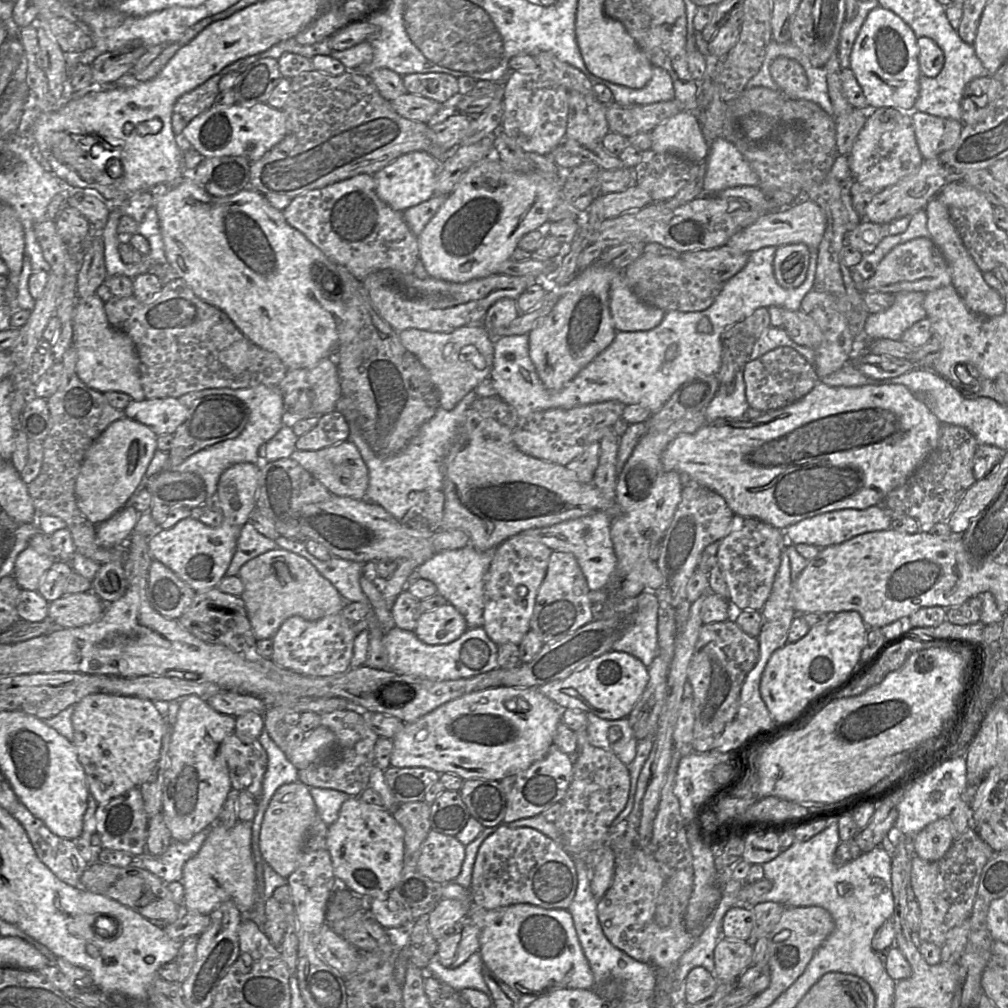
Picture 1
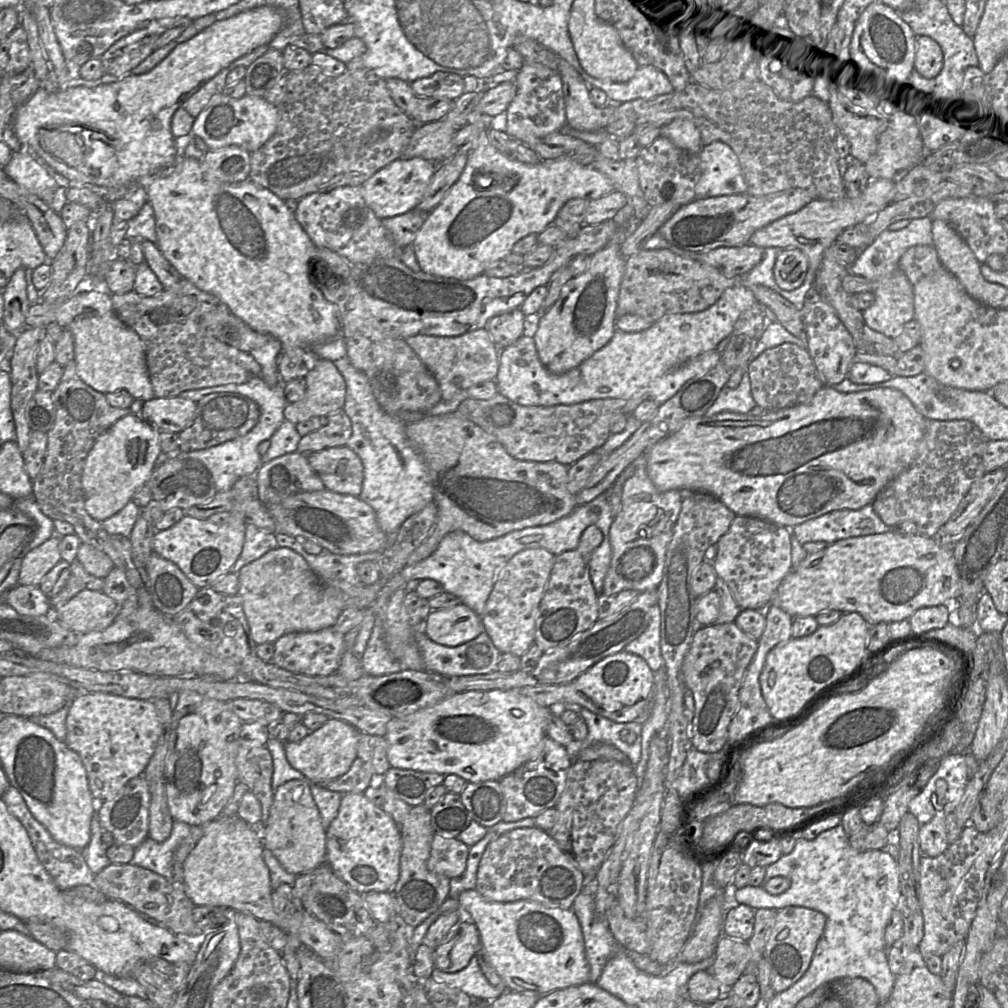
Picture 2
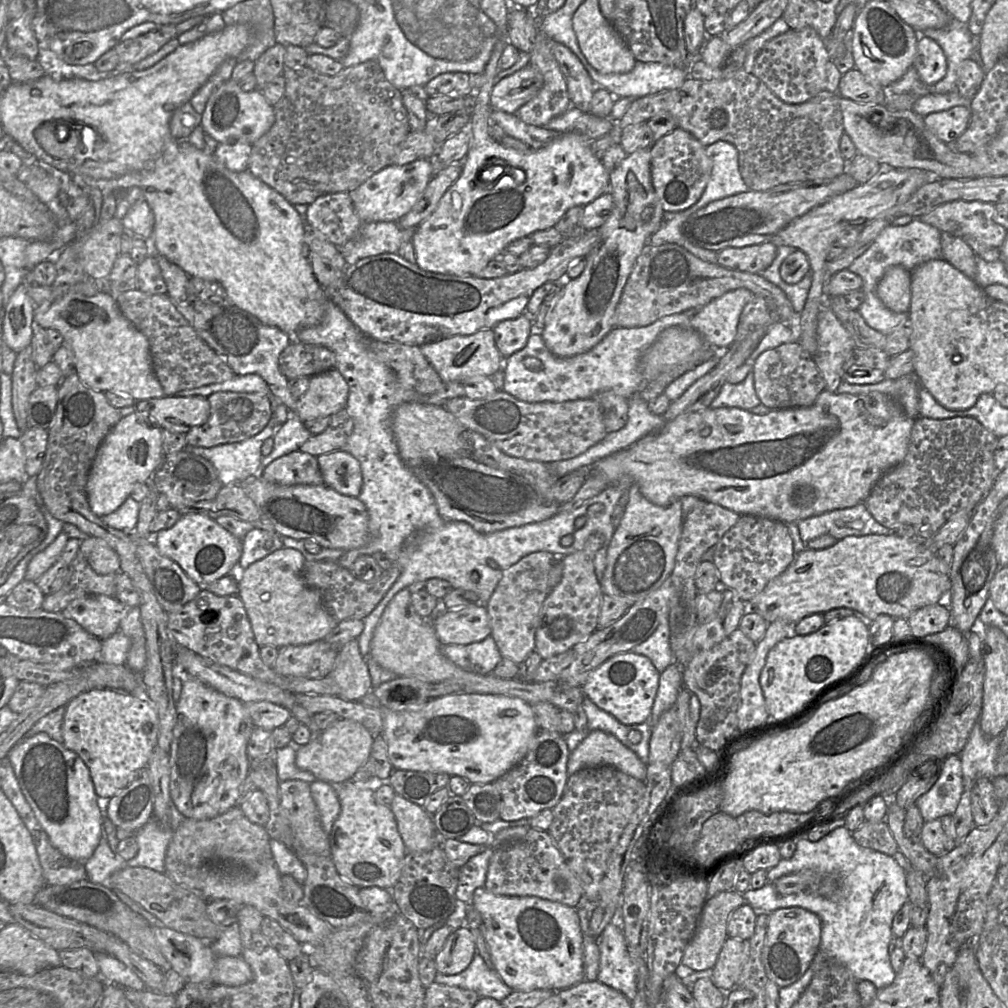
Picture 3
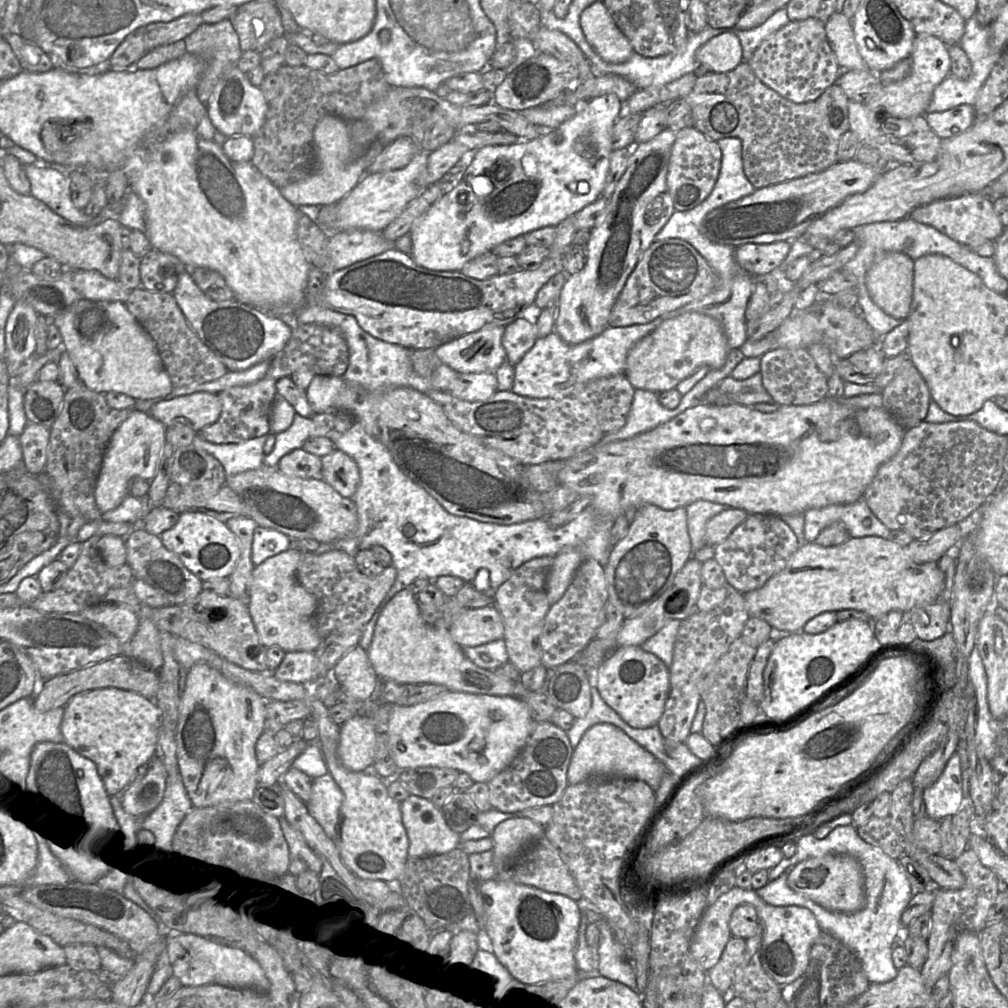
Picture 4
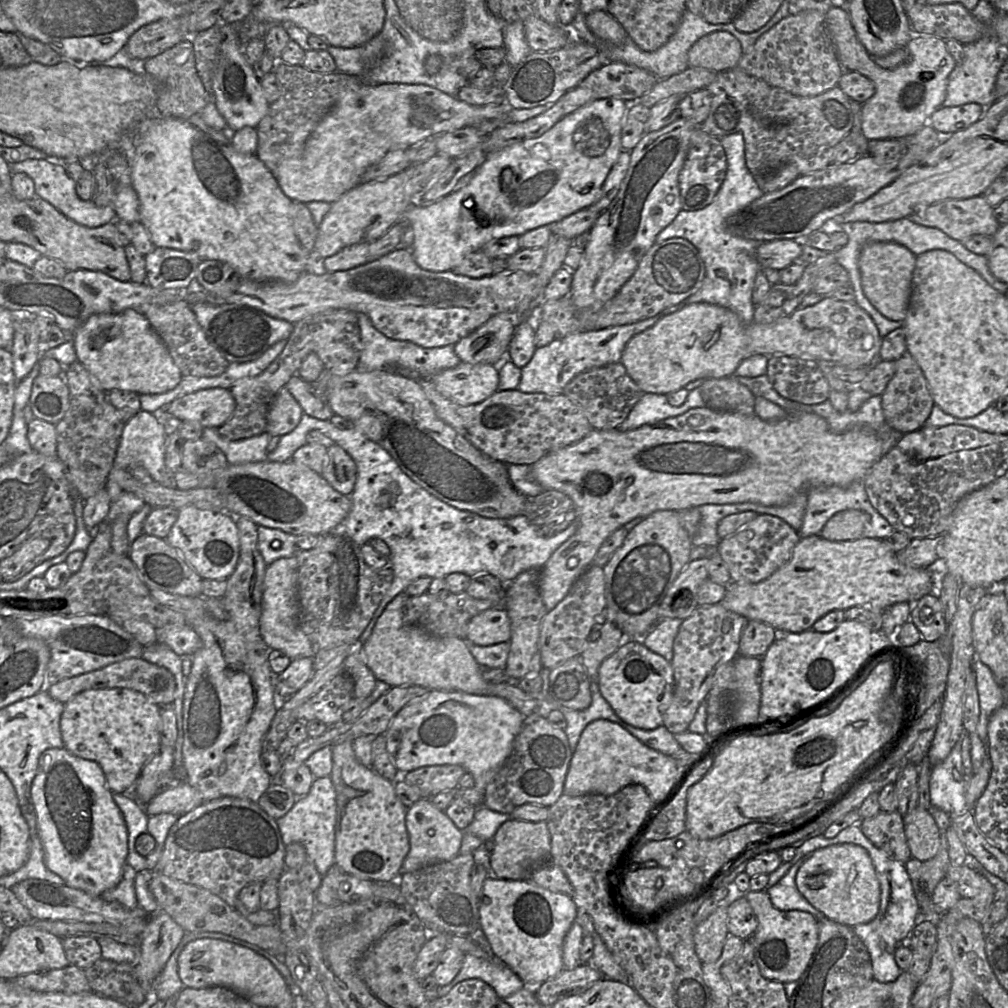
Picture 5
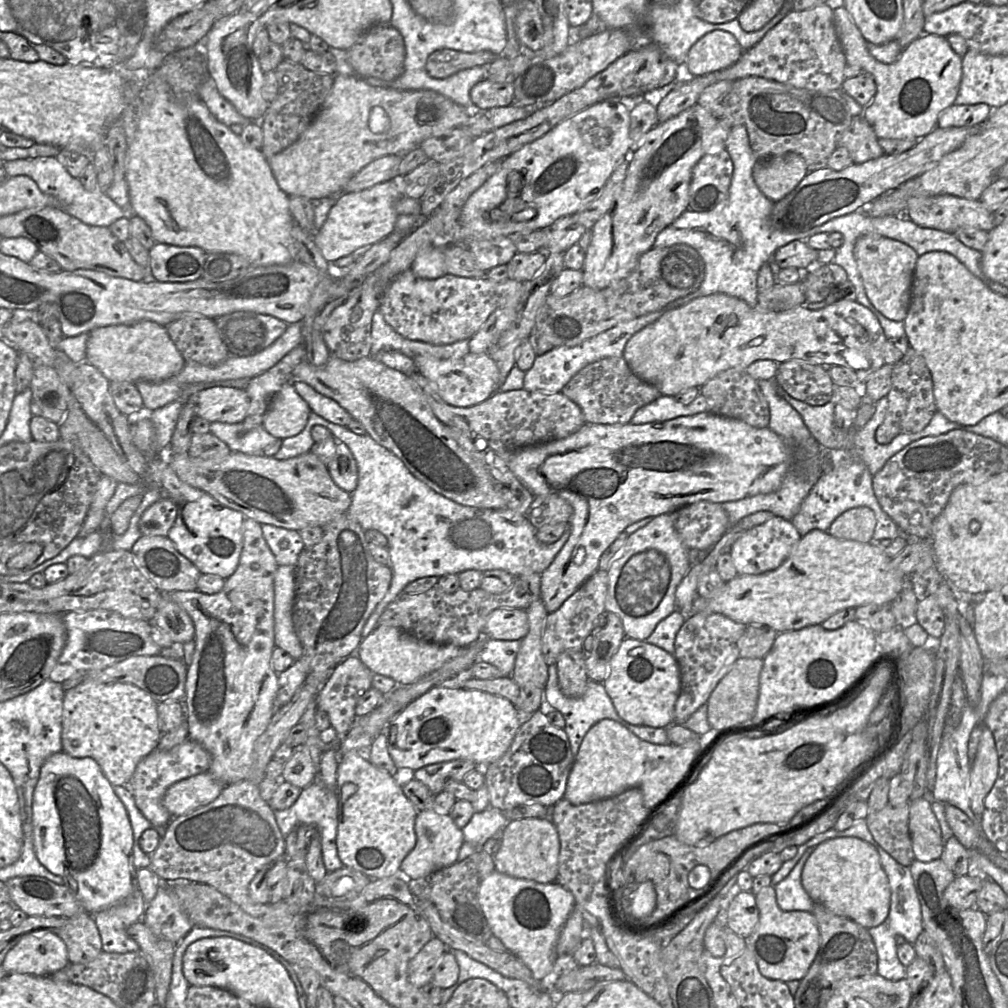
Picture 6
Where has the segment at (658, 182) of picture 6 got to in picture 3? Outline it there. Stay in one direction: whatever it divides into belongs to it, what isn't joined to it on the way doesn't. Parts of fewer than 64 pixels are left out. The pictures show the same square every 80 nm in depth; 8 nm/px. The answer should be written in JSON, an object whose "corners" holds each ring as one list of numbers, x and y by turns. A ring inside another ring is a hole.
{"corners":[[651,147,639,149,609,172,610,189,614,206,609,218,598,229,601,235,599,245,587,256,582,273,574,279,566,279,559,298,554,303,540,335,548,350,562,358,585,353,597,345,613,328,616,306,623,288,633,269,637,257,650,237,663,223,665,211,655,192,651,179]]}

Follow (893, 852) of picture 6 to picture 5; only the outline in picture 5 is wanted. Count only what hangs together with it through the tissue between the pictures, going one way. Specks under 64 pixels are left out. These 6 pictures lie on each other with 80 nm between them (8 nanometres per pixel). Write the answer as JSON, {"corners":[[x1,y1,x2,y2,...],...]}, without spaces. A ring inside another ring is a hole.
{"corners":[[880,811,874,817,861,820,860,828,873,845,893,859,905,864,912,858,905,833,904,817,898,811]]}

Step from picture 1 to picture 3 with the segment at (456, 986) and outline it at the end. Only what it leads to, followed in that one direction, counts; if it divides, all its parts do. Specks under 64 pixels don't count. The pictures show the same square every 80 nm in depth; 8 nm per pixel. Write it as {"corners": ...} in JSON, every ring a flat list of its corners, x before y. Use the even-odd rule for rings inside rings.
{"corners":[[476,953,470,965,455,975,437,973,435,982,448,986,457,986,476,992,480,998,489,997,499,1002,513,990,508,987,493,968,489,968,483,958]]}

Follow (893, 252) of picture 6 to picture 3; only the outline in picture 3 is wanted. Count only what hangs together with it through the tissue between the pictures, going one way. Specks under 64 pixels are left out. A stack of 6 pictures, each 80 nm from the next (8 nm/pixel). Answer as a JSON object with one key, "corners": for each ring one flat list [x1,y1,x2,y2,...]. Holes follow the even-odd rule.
{"corners":[[901,265,890,266,877,285,877,296,890,310,909,313,911,281,912,271]]}

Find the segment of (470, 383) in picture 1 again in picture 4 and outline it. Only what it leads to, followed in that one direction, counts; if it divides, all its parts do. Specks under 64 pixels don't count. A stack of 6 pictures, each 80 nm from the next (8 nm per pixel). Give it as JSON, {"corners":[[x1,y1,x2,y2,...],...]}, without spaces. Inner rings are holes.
{"corners":[[488,324,478,331,448,341,435,349,441,363,457,373,495,373,506,360,502,345,505,327]]}

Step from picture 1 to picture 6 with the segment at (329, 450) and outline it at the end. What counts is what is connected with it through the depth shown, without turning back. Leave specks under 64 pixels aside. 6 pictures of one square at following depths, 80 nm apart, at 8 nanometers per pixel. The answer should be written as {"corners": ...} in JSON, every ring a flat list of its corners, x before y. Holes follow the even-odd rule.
{"corners":[[337,442,335,454,327,466,334,483,352,494,358,483,358,468,351,450,344,442]]}

